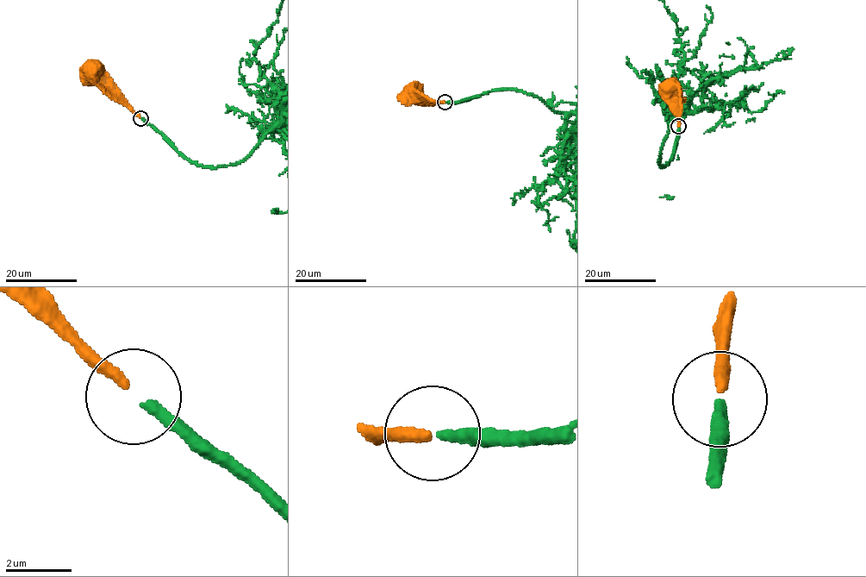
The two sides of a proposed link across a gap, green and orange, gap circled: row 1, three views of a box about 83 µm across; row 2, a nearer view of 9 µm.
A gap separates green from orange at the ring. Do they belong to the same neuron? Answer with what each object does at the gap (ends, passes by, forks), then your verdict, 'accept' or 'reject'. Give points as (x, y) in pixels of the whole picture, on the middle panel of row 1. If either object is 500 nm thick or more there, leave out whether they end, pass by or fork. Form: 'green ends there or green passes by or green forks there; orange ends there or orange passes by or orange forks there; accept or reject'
green ends there; orange ends there; accept

